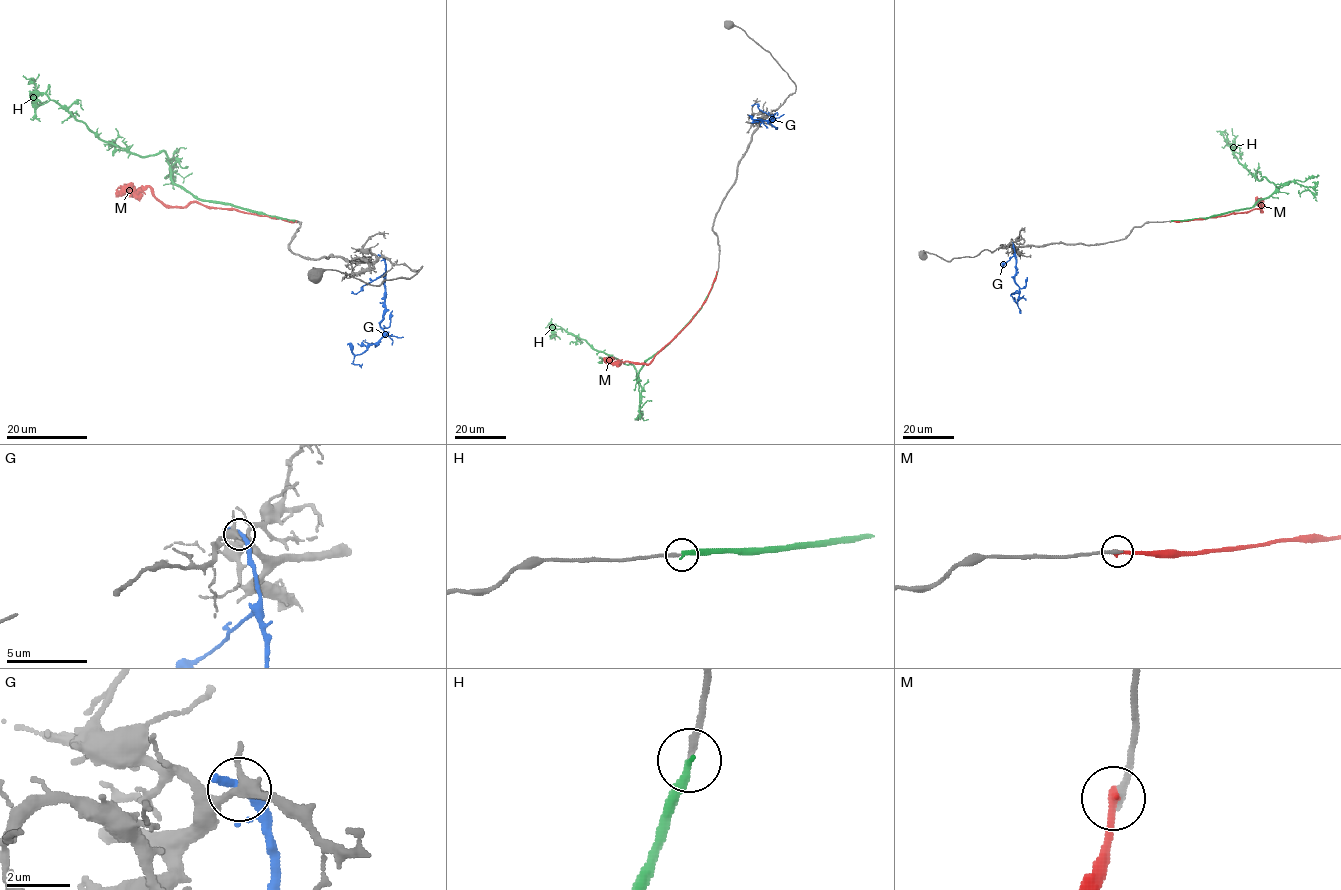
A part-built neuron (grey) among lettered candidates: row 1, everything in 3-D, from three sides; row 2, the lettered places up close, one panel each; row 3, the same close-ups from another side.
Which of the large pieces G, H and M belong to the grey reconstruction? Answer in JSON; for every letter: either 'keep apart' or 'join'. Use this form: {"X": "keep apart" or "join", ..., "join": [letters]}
{"G": "keep apart", "H": "keep apart", "M": "join", "join": ["M"]}

